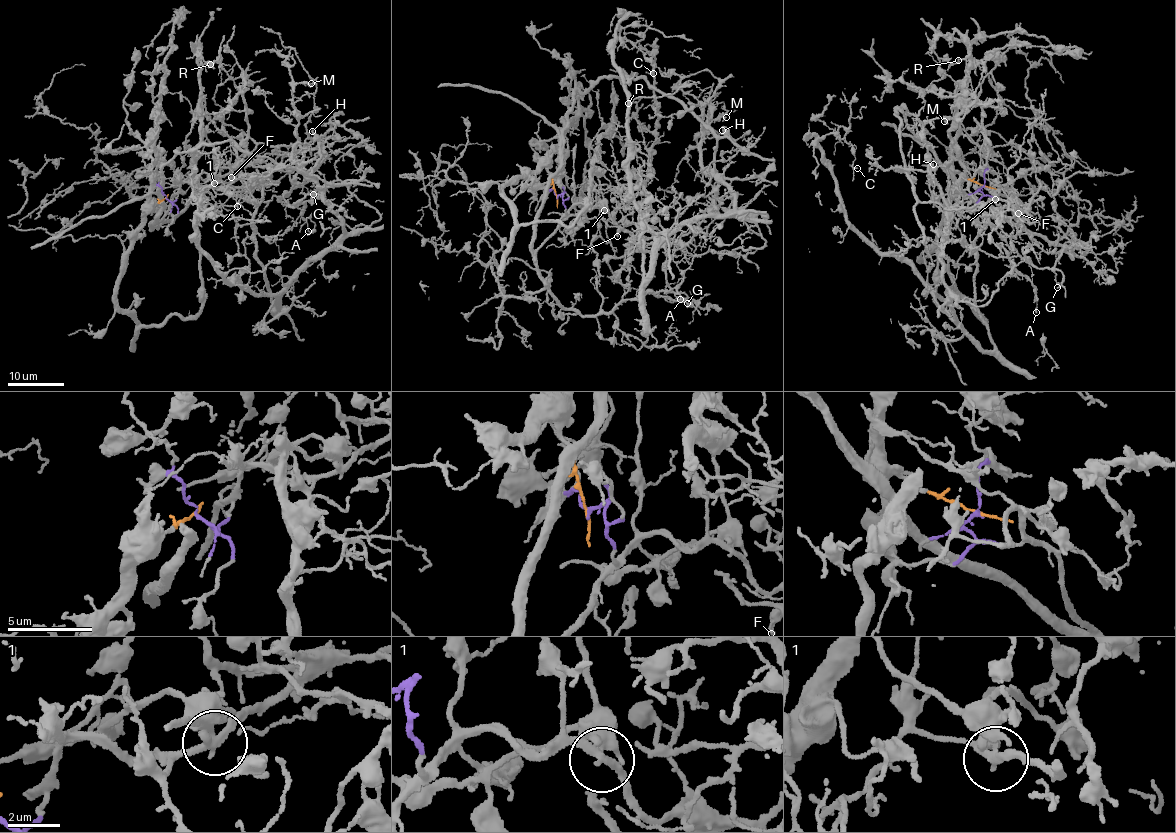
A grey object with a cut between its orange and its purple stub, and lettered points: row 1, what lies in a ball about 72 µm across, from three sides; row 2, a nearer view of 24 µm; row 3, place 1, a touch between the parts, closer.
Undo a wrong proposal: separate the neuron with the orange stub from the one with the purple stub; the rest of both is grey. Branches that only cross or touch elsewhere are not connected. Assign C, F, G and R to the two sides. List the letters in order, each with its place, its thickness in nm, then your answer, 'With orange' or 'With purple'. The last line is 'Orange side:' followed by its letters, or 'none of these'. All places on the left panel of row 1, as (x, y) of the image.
C: Place: (237, 206). Thickness 90 nm. With orange
F: Place: (231, 177). Thickness 120 nm. With purple
G: Place: (313, 194). Thickness 70 nm. With purple
R: Place: (210, 64). Thickness 120 nm. With orange
Orange side: C, R

